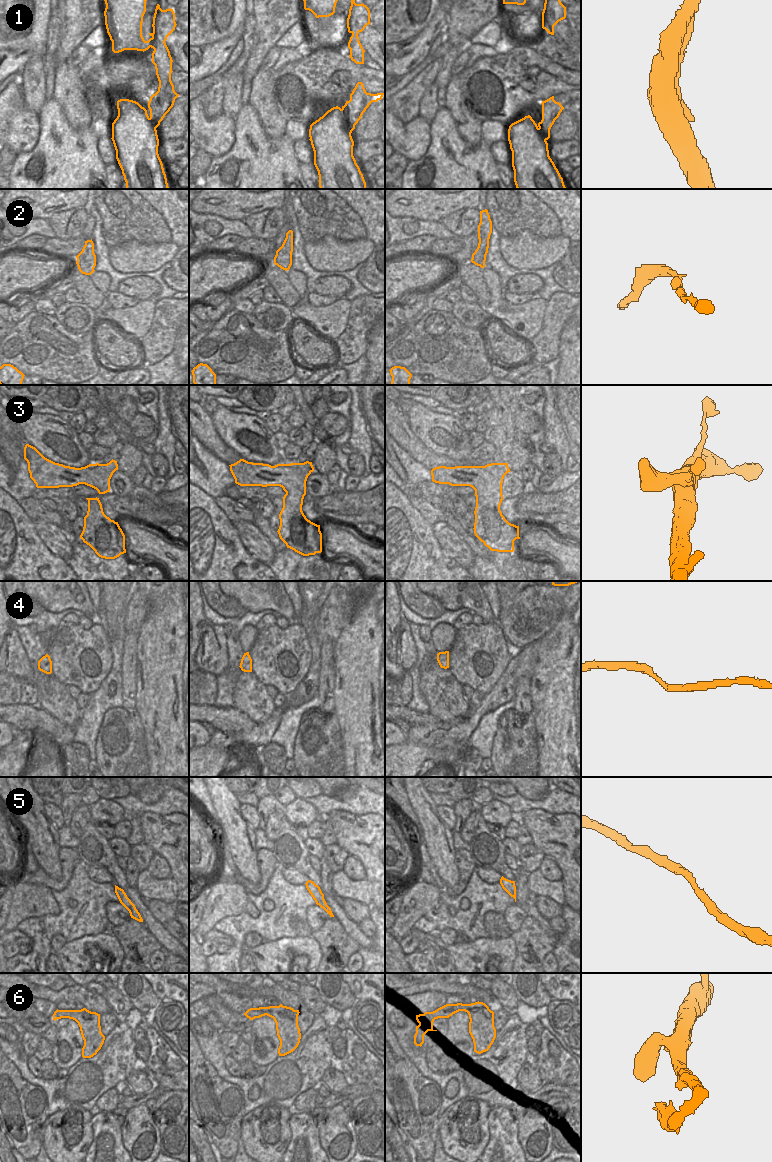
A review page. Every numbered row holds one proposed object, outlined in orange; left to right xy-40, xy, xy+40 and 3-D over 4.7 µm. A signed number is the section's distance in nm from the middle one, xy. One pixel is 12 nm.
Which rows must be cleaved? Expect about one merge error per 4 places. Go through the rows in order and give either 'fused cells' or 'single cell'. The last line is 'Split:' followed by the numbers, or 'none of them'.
1: single cell
2: single cell
3: single cell
4: single cell
5: single cell
6: single cell
Split: none of them

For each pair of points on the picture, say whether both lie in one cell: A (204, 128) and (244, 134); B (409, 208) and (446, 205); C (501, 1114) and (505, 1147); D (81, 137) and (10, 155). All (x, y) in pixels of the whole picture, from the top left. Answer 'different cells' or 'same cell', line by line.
A: different cells
B: same cell
C: same cell
D: different cells

